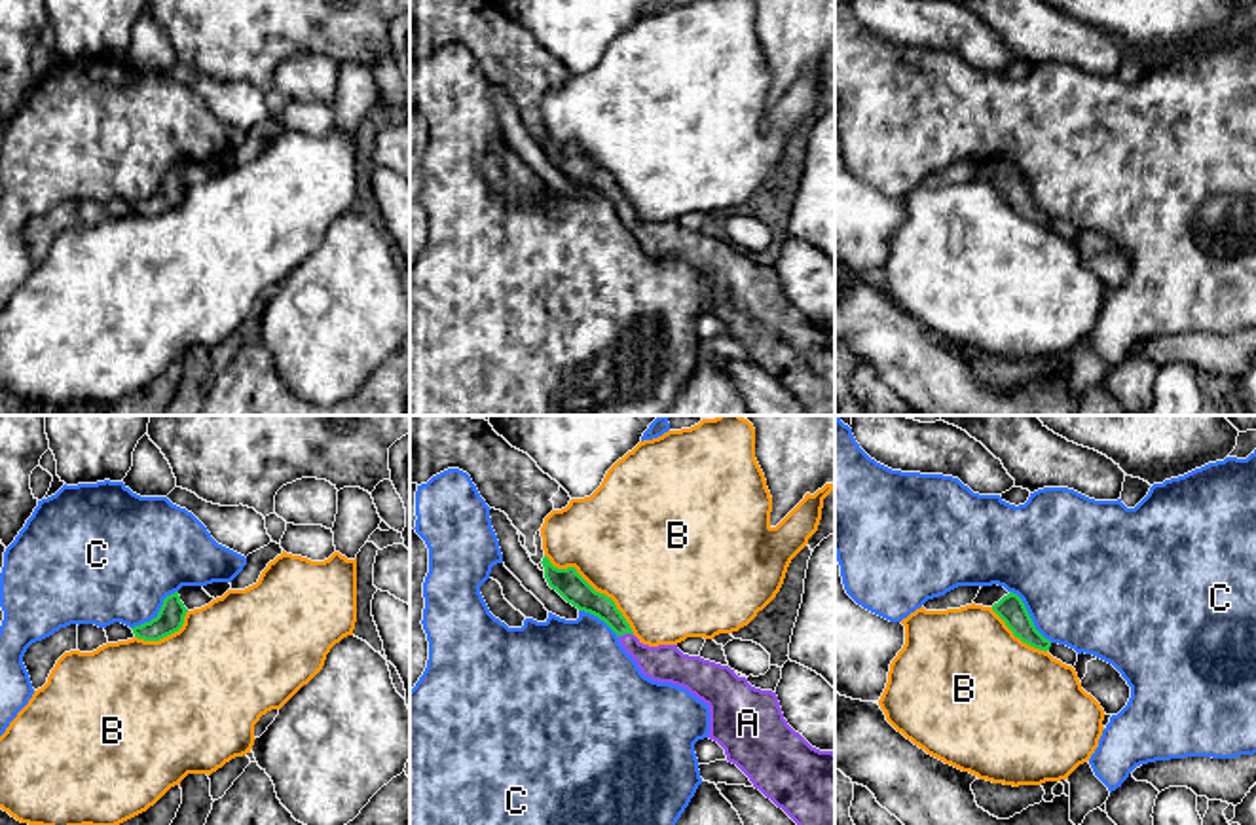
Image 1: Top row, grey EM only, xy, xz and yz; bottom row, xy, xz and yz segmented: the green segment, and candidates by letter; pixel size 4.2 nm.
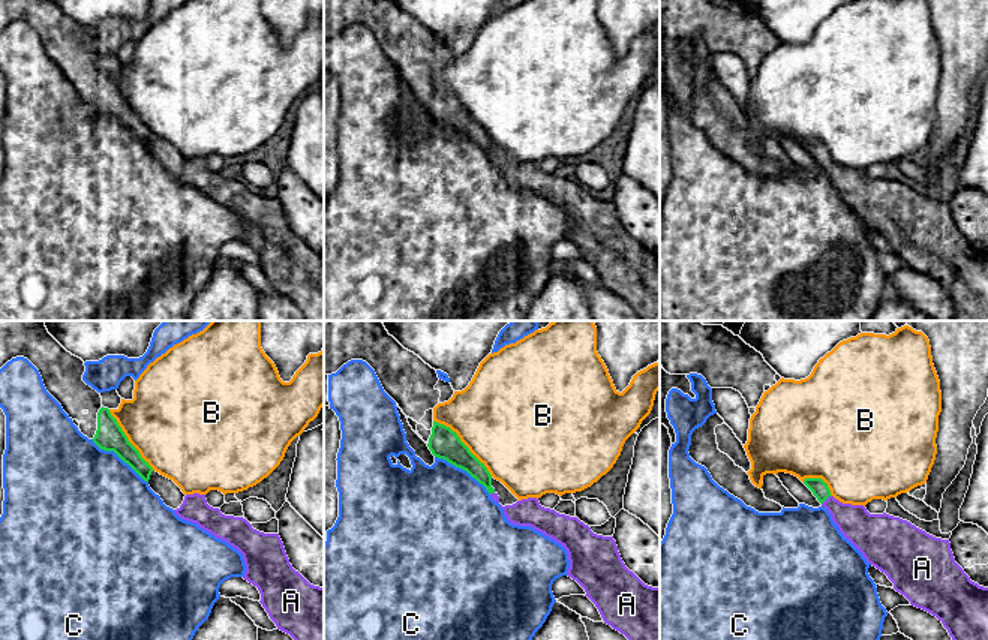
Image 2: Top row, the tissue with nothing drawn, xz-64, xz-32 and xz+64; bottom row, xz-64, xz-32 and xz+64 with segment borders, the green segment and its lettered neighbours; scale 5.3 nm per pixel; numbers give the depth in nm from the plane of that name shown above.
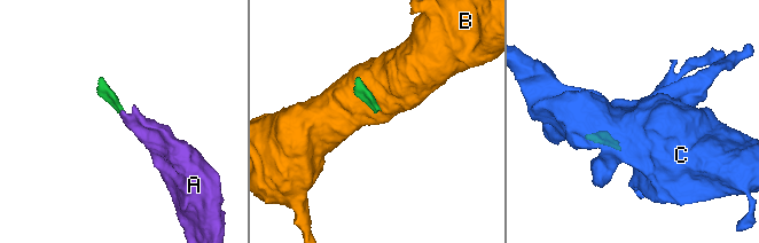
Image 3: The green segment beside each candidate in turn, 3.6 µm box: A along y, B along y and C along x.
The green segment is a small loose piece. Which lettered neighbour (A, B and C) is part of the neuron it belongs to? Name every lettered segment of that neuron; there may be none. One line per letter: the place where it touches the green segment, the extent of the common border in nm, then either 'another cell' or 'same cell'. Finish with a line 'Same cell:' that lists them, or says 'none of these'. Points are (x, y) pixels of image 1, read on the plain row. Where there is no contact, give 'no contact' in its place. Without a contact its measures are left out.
A: meets green in xz at (625, 207); contact 70 nm long; same cell
B: meets green in xz at (592, 164); contact 500 nm long; another cell
C: meets green in yz at (1029, 192); contact 280 nm long; another cell
Same cell: A

